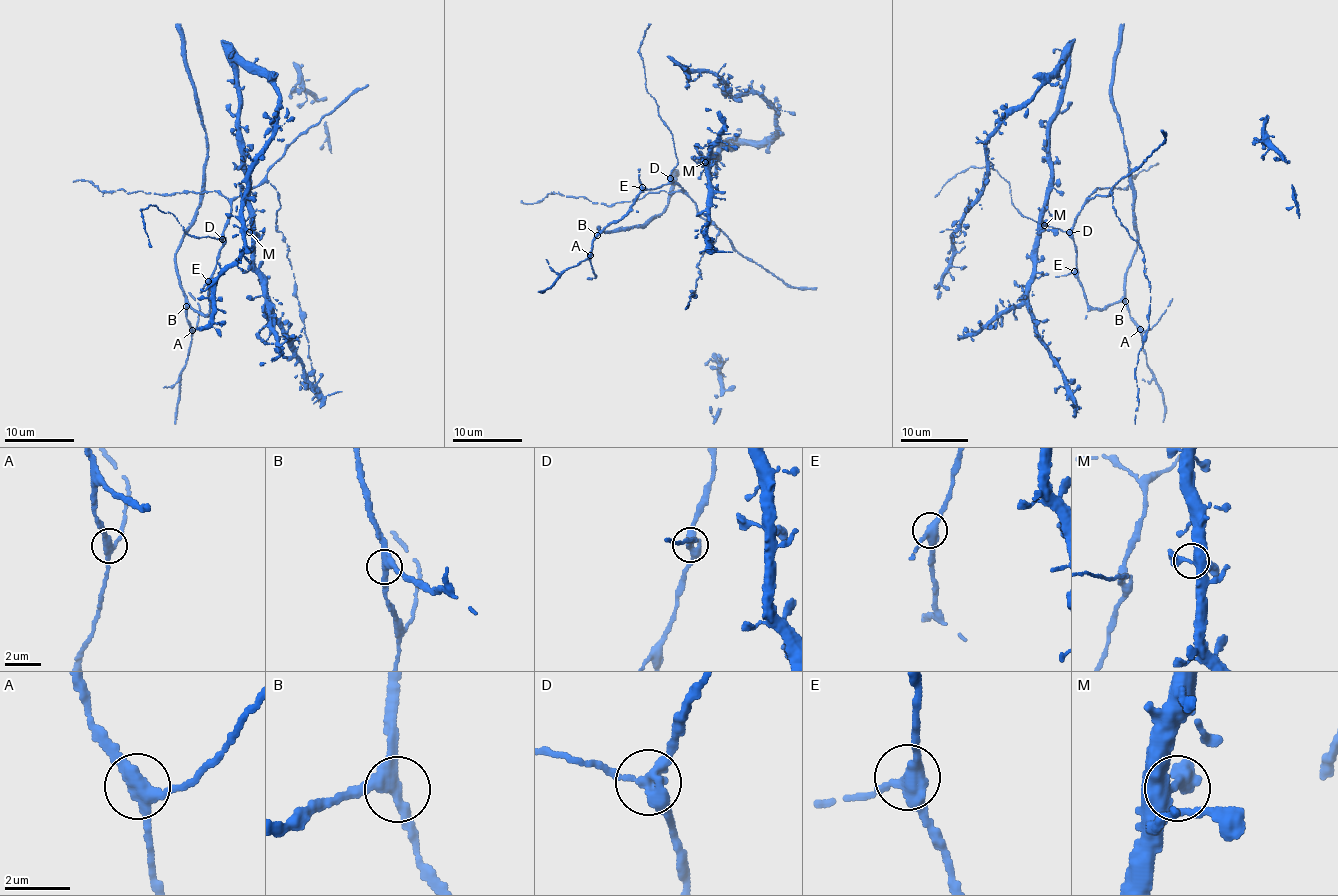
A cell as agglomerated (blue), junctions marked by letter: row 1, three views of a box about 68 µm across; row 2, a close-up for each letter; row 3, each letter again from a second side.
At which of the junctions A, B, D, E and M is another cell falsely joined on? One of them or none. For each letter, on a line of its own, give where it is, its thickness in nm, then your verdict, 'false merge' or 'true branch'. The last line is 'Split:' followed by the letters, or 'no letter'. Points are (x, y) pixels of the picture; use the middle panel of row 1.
A: at (590, 255); 340 nm thick; true branch
B: at (597, 235); 320 nm thick; true branch
D: at (670, 178); 360 nm thick; true branch
E: at (642, 187); 360 nm thick; true branch
M: at (705, 162); 280 nm thick; true branch
Split: no letter

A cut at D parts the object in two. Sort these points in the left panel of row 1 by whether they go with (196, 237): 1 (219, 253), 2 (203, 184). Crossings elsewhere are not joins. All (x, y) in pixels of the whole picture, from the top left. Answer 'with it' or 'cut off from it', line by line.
1: cut off from it
2: cut off from it

